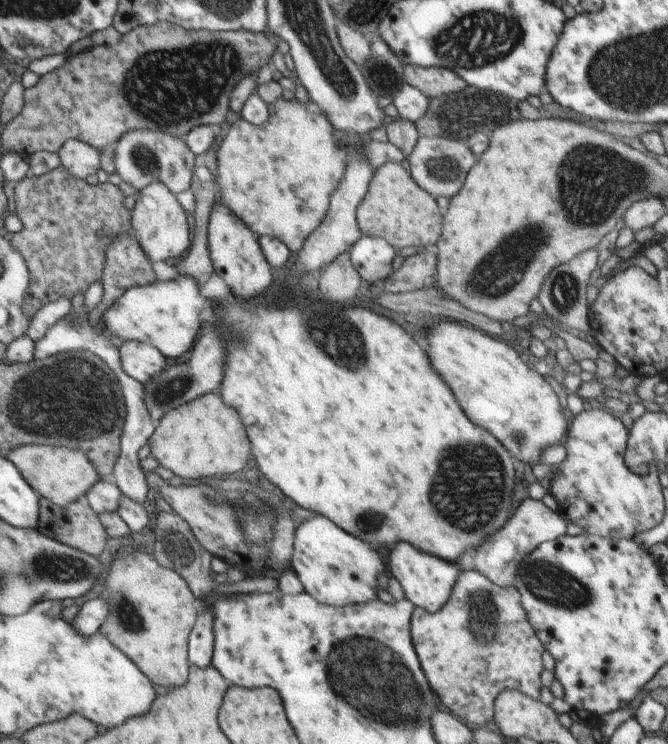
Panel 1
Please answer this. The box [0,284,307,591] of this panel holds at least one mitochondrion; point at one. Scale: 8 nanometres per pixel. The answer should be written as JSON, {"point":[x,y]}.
{"point":[78,400]}

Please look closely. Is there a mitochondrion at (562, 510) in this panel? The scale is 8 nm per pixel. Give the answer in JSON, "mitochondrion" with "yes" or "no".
{"mitochondrion":"no"}

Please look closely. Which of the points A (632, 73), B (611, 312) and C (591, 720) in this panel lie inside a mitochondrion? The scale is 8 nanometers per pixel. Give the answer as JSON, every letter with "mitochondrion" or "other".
{"A":"mitochondrion","B":"other","C":"other"}

